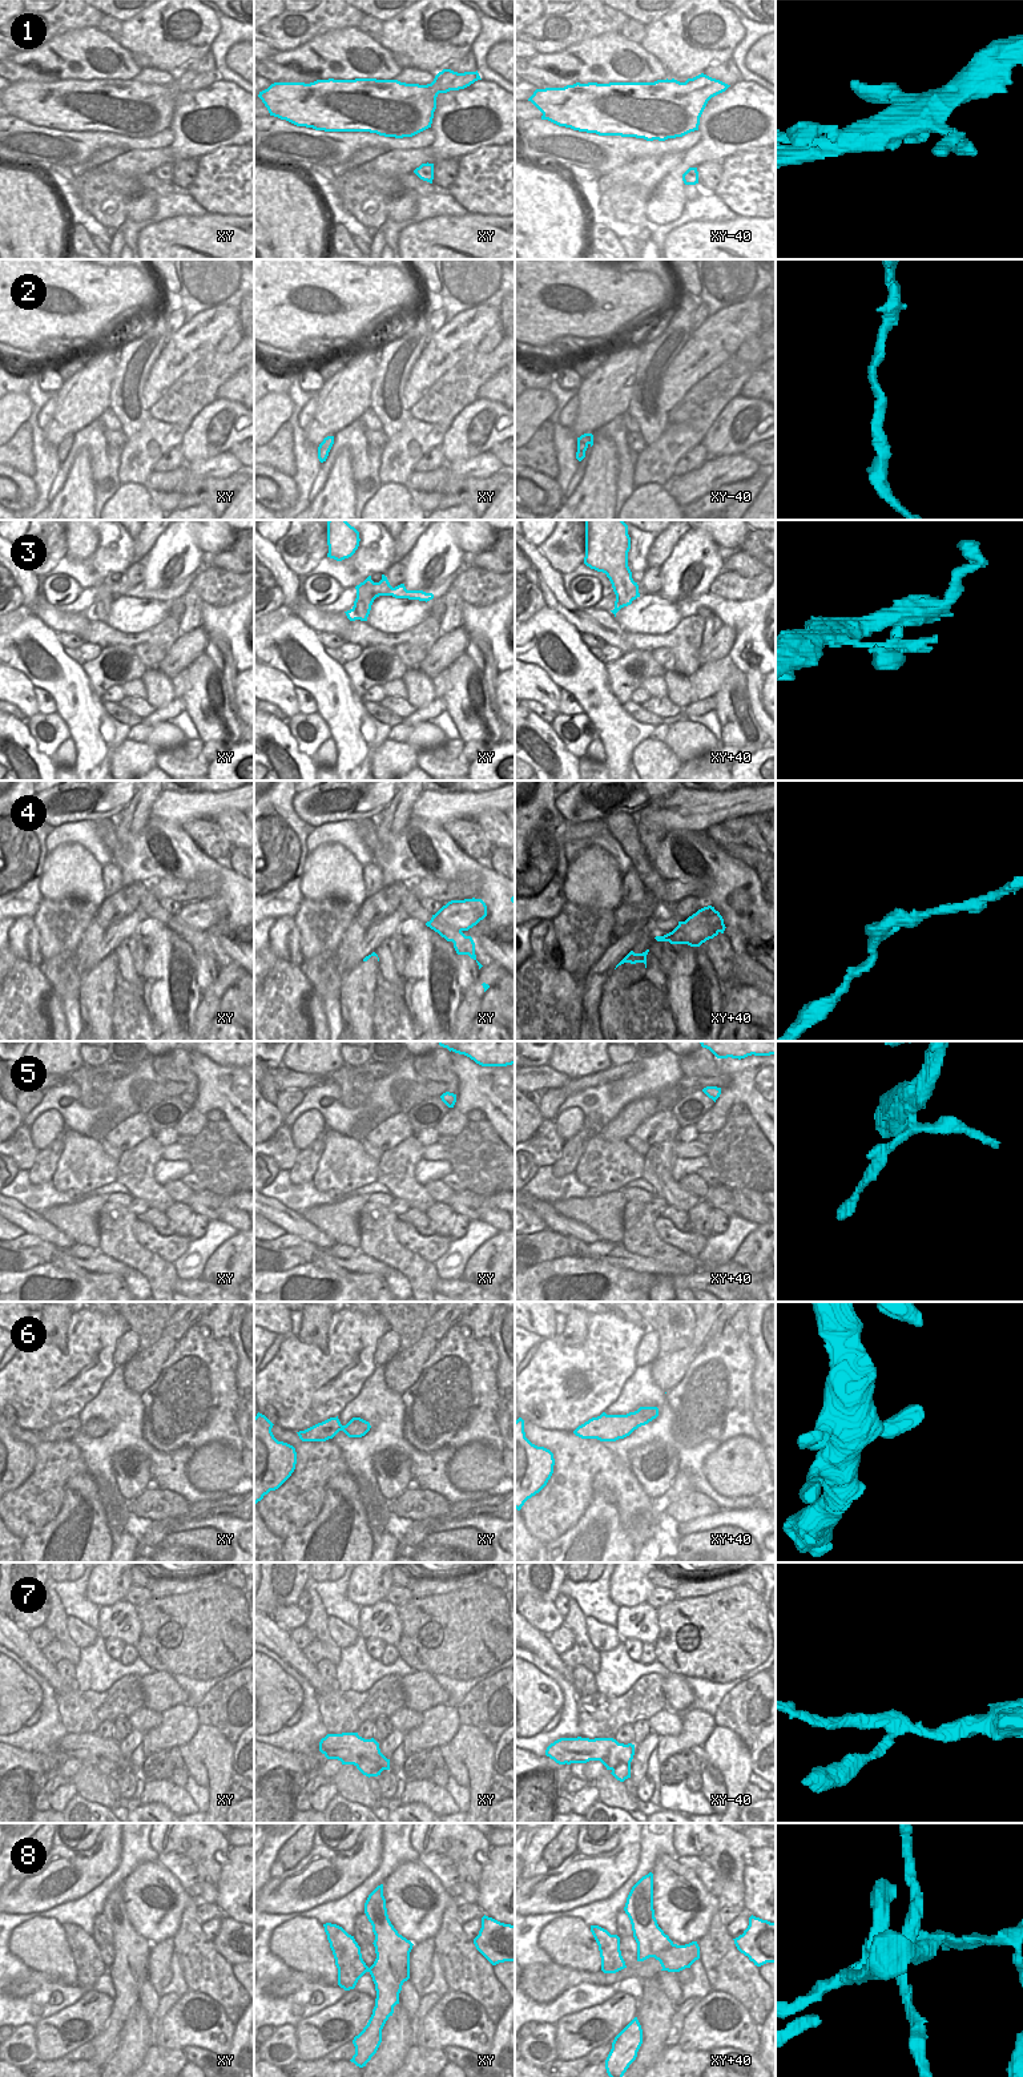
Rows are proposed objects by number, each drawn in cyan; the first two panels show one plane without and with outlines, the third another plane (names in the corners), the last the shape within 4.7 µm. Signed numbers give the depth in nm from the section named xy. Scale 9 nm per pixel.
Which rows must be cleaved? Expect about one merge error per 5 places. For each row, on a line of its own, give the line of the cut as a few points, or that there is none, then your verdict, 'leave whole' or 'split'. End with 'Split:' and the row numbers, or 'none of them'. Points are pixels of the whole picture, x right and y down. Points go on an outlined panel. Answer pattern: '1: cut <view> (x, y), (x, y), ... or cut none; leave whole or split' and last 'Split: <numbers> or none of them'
1: cut none; leave whole
2: cut none; leave whole
3: cut none; leave whole
4: cut none; leave whole
5: cut xy (446, 1092), (455, 1097); split
6: cut none; leave whole
7: cut xy (357, 1766), (366, 1759), (373, 1759), (382, 1770); split
8: cut xy (401, 1954), (399, 1961), (393, 1968), (409, 1973); split
Split: 5, 7, 8

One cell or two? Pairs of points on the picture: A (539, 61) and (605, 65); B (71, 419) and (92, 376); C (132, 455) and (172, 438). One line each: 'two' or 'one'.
A: one
B: one
C: one

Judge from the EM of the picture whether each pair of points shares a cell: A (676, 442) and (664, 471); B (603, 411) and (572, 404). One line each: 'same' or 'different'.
A: same
B: different

